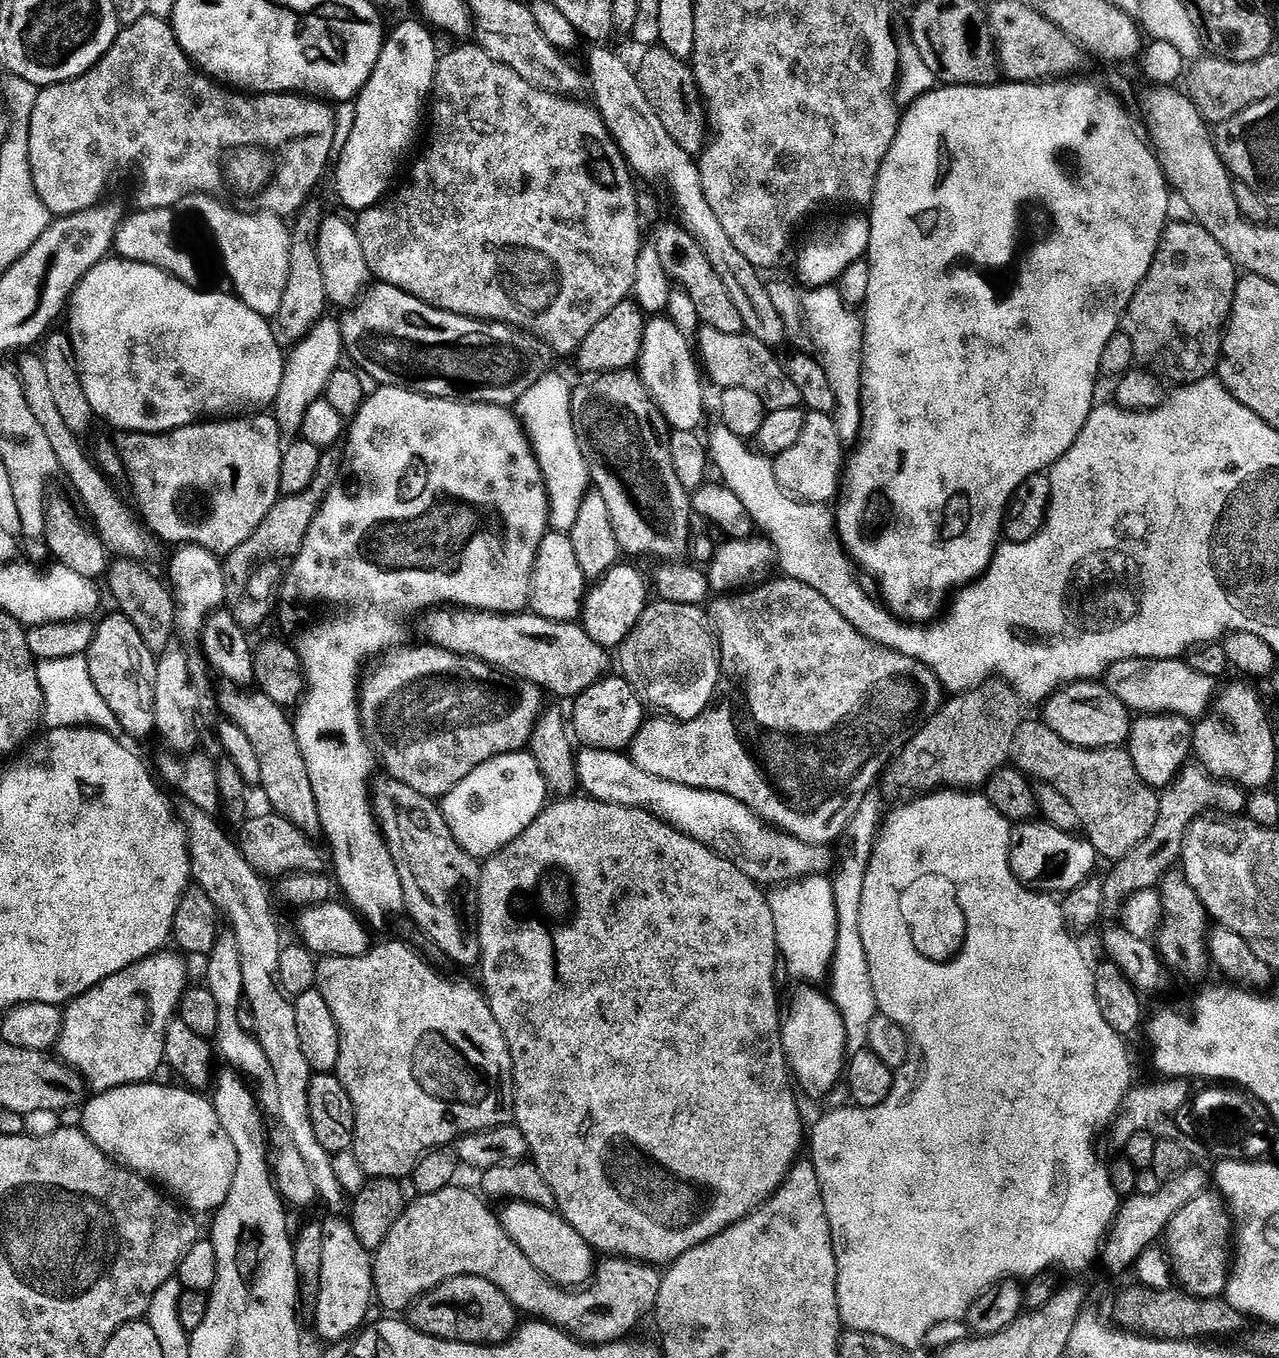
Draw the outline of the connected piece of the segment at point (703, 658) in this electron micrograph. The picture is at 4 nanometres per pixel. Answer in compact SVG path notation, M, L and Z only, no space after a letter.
M649 603L640 623L618 648L623 679L639 689L649 705L665 708L669 717L681 721L701 715L699 712L711 702L722 674L718 632L714 626L706 626L708 616L703 607L694 610L694 604Z

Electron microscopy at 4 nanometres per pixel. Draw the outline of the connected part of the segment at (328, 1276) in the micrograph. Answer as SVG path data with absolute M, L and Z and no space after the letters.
M336 1216L329 1224L325 1223L323 1229L321 1292L314 1309L316 1328L328 1339L326 1341L344 1342L369 1319L368 1307L374 1304L373 1257L369 1249L358 1242L351 1219Z

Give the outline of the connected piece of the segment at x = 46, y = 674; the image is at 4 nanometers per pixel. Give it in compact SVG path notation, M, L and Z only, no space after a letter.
M79 659L43 661L39 665L38 675L46 697L46 720L47 723L49 720L52 728L91 726L113 734L121 731L120 721L116 719L114 710L110 710L108 701L92 679L92 673L82 667Z

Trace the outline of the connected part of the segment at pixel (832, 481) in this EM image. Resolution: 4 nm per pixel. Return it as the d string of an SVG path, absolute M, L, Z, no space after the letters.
M809 411L805 415L801 441L773 461L775 474L782 487L799 499L814 503L831 503L838 492L840 470L844 460L843 432L831 413Z

